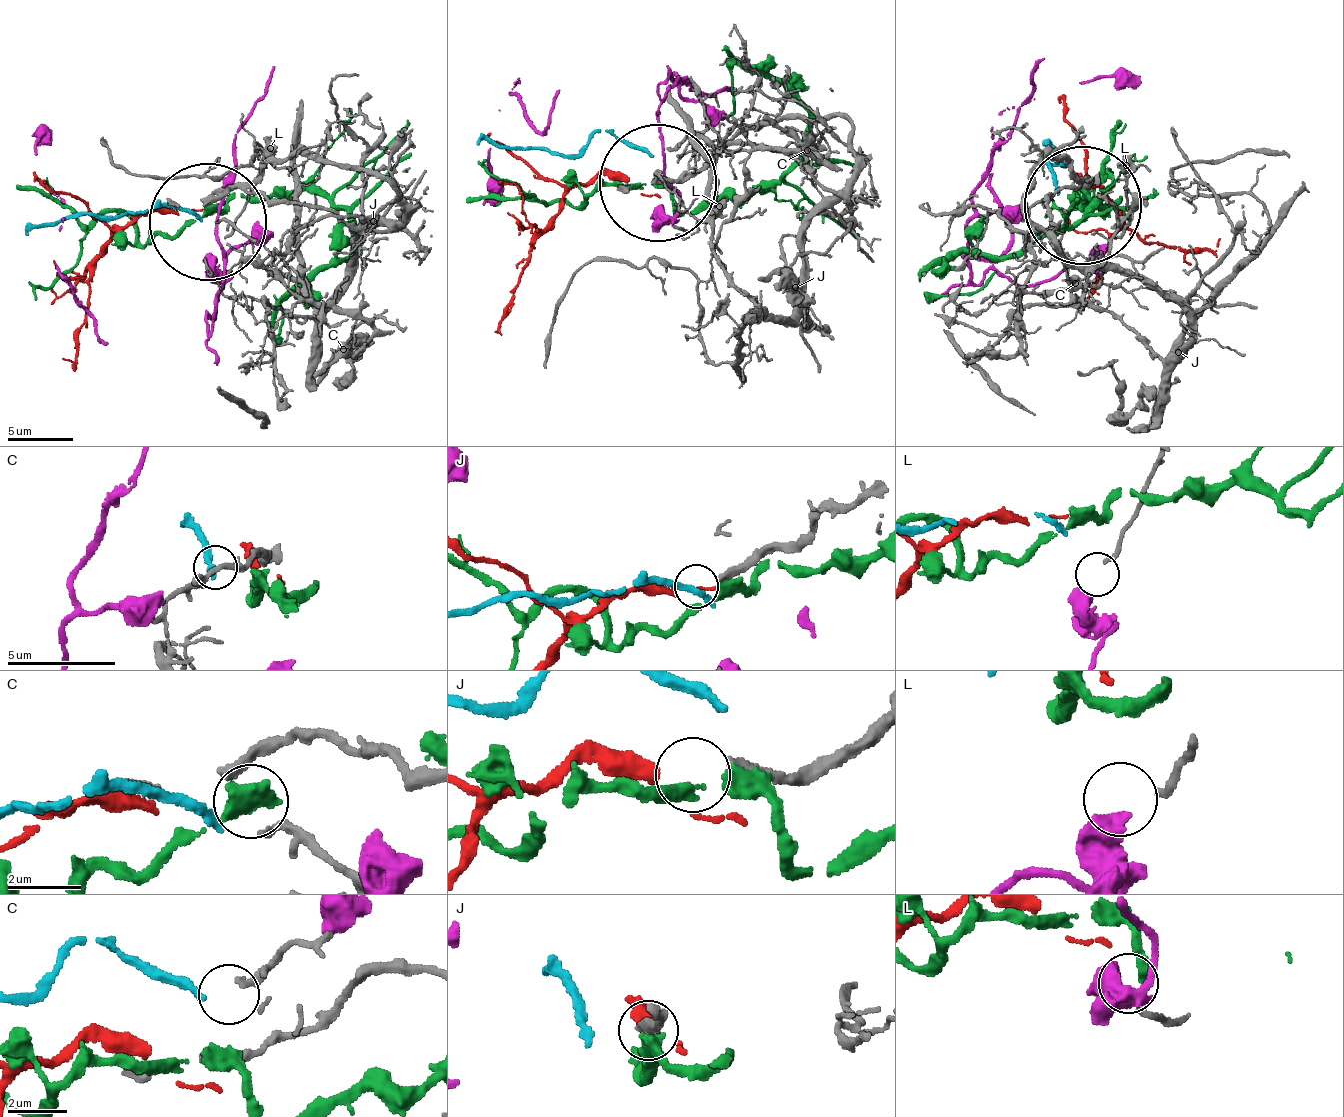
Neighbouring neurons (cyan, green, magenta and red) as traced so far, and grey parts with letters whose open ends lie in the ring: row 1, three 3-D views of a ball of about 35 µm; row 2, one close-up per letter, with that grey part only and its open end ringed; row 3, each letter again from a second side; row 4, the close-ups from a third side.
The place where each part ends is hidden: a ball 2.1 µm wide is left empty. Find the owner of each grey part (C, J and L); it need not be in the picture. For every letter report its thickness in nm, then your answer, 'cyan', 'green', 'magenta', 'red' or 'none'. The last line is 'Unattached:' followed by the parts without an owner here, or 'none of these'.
C: 240 nm | none
J: 280 nm | red
L: 200 nm | magenta
Unattached: C

